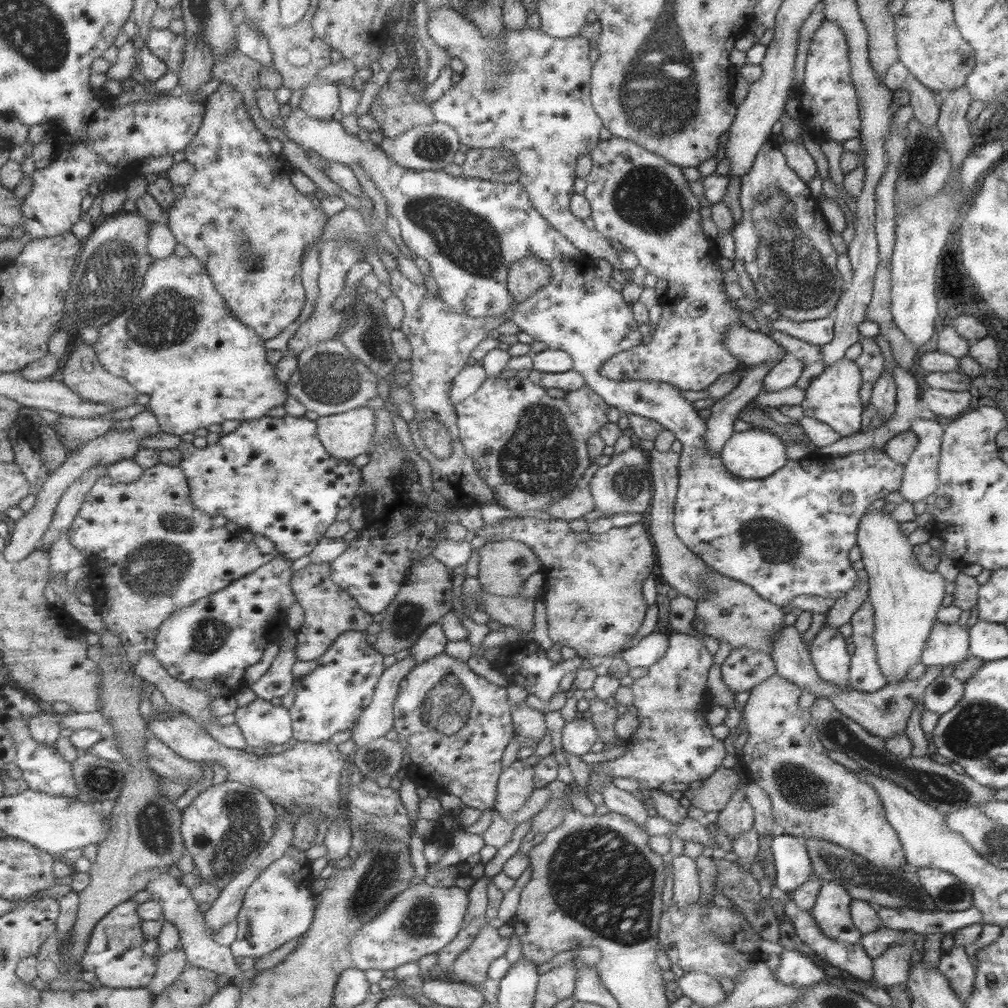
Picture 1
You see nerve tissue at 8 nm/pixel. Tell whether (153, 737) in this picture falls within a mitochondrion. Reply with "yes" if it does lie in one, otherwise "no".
no

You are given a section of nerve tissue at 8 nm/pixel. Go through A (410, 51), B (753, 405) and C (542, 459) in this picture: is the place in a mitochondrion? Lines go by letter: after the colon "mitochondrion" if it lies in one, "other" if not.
A: other
B: other
C: mitochondrion

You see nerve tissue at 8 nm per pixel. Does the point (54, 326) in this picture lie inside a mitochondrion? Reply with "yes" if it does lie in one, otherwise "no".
yes

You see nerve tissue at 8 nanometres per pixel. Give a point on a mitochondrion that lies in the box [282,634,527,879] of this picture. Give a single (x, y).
(445, 709)

